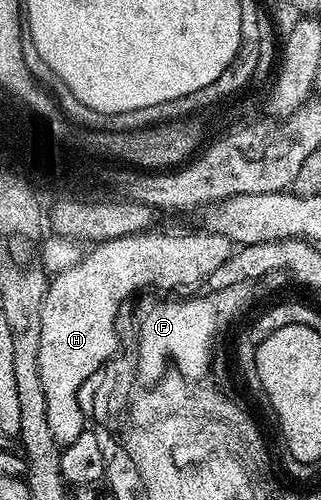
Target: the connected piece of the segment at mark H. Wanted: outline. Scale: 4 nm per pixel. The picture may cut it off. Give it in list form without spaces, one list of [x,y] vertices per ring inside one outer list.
[[[206,231],[183,234],[155,232],[130,233],[128,237],[114,237],[108,241],[98,242],[94,247],[86,250],[85,255],[80,258],[75,266],[54,274],[50,278],[45,303],[41,307],[41,352],[37,354],[37,367],[41,371],[41,388],[45,391],[45,415],[49,419],[49,431],[53,433],[53,439],[60,447],[73,443],[73,439],[77,439],[77,435],[81,435],[85,428],[85,418],[80,415],[79,409],[75,409],[75,385],[79,385],[79,381],[83,381],[83,377],[87,377],[87,373],[91,373],[91,369],[95,369],[95,365],[99,365],[99,361],[103,361],[103,357],[107,357],[107,353],[111,353],[111,349],[114,348],[113,338],[111,337],[111,317],[115,317],[115,305],[119,305],[119,297],[123,297],[123,293],[127,293],[130,289],[135,289],[135,285],[143,285],[143,281],[149,282],[152,287],[159,291],[171,289],[174,285],[195,285],[198,281],[199,284],[206,282],[207,277],[213,275],[213,271],[217,271],[217,267],[221,267],[223,261],[230,259],[233,252],[233,243],[225,235],[217,235]]]

